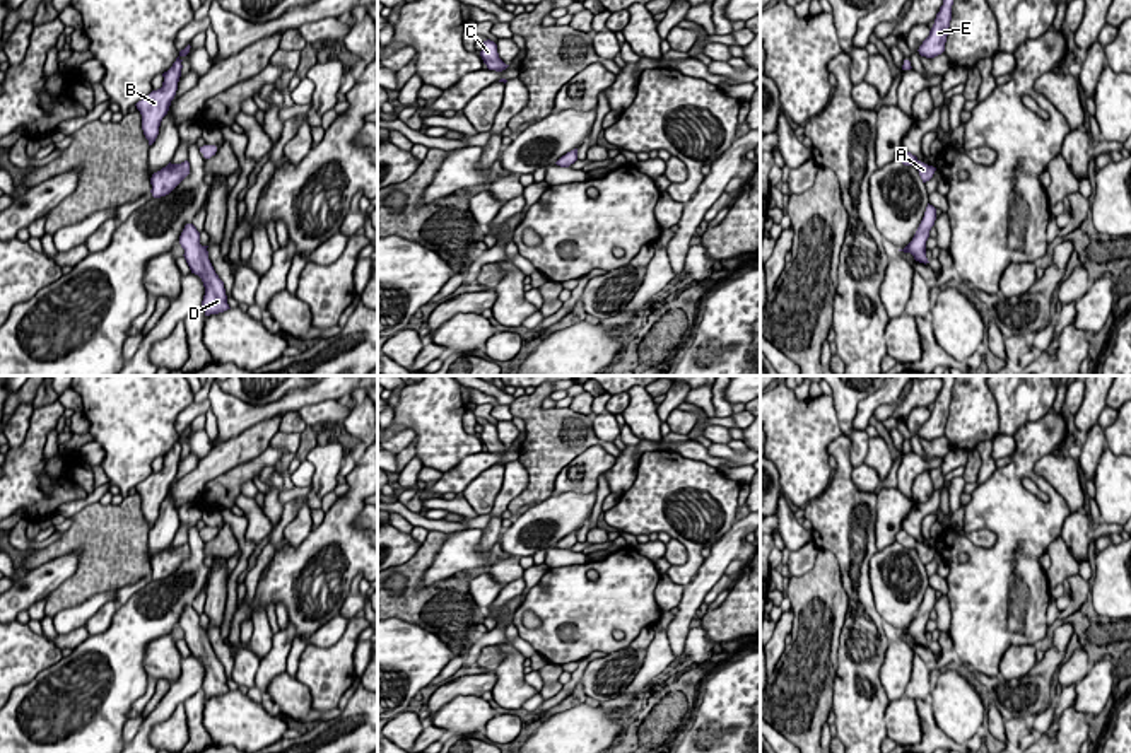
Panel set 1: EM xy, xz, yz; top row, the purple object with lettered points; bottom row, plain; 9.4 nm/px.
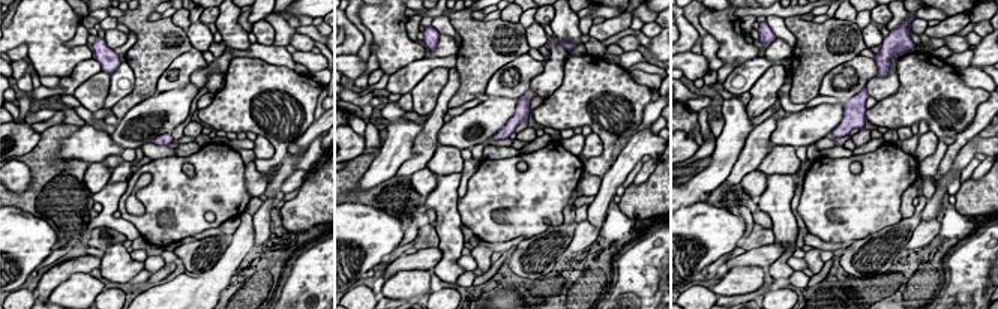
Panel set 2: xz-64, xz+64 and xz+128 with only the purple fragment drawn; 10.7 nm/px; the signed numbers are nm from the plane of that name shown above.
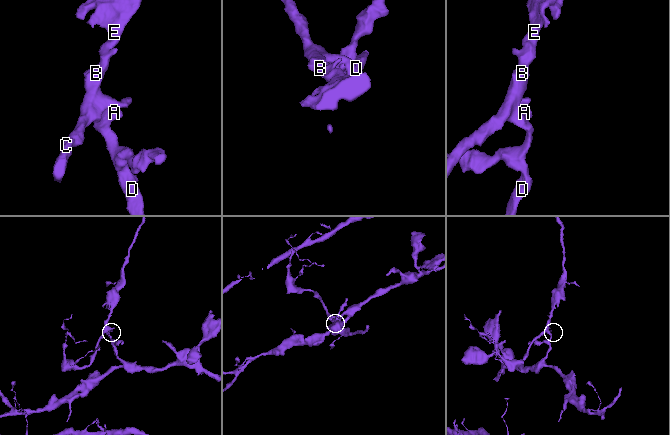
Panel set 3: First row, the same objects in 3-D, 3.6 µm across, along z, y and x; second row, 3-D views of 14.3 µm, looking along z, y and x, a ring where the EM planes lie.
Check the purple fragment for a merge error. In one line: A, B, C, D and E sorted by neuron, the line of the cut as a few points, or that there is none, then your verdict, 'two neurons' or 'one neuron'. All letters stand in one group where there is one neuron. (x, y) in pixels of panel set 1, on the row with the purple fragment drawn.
A B C D E; no cut; one neuron

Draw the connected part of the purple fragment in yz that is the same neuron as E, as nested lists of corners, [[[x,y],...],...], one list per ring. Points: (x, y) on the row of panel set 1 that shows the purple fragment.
[[[943,0],[943,5],[936,14],[929,36],[923,41],[923,44],[917,50],[921,56],[935,58],[945,51],[945,43],[948,36],[950,20],[952,20],[952,5],[953,0]]]

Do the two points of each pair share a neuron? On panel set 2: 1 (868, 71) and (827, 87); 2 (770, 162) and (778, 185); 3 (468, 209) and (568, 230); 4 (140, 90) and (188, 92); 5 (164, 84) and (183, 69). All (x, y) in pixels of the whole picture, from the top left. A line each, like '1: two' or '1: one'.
1: one
2: two
3: two
4: two
5: one

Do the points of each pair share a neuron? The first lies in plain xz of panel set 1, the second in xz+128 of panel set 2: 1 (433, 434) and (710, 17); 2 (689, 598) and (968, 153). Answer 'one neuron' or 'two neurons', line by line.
1: one neuron
2: one neuron

